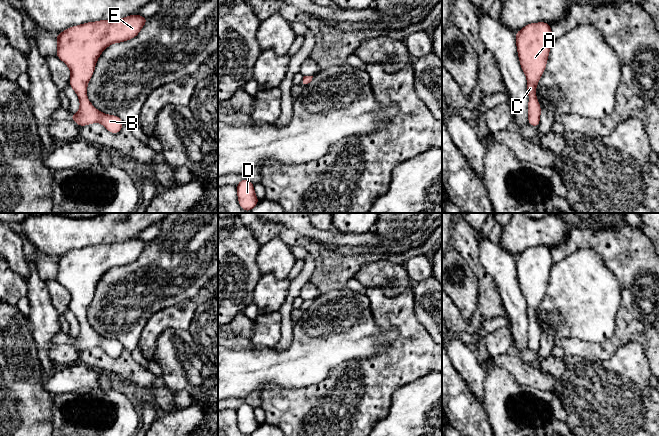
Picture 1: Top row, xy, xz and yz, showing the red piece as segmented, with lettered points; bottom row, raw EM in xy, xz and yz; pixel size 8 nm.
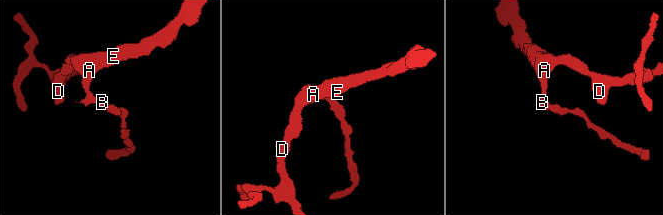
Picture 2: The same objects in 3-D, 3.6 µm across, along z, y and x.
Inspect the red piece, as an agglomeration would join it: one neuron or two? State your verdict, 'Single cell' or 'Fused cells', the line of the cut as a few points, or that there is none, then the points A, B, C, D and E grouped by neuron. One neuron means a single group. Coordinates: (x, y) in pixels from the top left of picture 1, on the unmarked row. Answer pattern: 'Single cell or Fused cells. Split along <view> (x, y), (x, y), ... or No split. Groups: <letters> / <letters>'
Single cell. No split. Groups: A B C D E

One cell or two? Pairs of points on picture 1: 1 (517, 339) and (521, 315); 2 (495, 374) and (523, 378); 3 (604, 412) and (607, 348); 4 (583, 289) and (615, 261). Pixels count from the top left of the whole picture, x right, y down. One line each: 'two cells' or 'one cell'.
1: one cell
2: two cells
3: two cells
4: two cells

